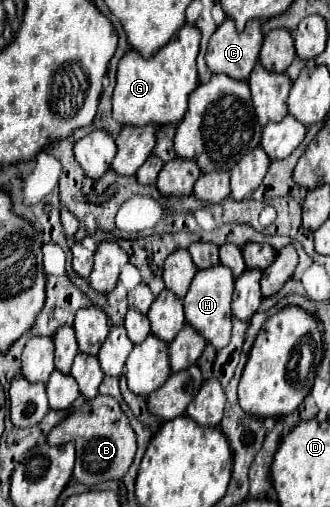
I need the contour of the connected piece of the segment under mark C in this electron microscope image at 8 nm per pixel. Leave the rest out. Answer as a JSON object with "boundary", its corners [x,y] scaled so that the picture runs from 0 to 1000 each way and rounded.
{"boundary":[[[688,36],[645,75],[621,107],[627,130],[645,146],[688,146],[712,158],[748,158],[779,126],[797,87],[797,63],[785,39],[755,39],[736,63],[712,59],[712,43]]]}

